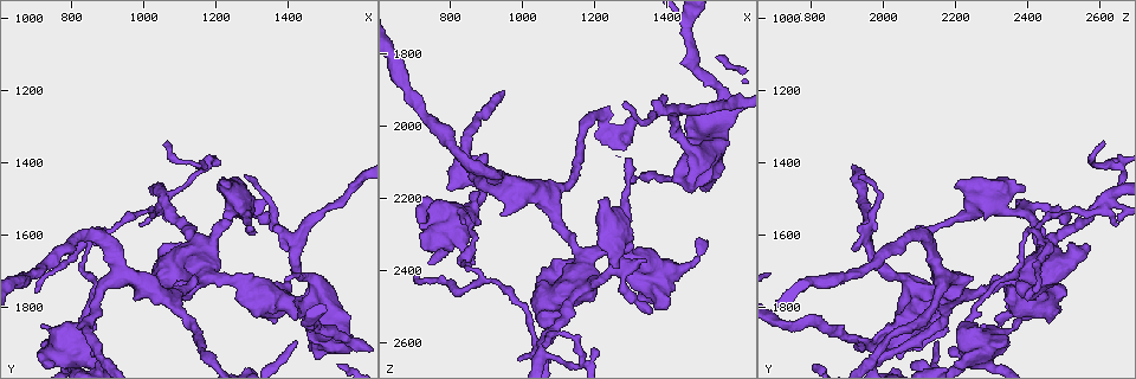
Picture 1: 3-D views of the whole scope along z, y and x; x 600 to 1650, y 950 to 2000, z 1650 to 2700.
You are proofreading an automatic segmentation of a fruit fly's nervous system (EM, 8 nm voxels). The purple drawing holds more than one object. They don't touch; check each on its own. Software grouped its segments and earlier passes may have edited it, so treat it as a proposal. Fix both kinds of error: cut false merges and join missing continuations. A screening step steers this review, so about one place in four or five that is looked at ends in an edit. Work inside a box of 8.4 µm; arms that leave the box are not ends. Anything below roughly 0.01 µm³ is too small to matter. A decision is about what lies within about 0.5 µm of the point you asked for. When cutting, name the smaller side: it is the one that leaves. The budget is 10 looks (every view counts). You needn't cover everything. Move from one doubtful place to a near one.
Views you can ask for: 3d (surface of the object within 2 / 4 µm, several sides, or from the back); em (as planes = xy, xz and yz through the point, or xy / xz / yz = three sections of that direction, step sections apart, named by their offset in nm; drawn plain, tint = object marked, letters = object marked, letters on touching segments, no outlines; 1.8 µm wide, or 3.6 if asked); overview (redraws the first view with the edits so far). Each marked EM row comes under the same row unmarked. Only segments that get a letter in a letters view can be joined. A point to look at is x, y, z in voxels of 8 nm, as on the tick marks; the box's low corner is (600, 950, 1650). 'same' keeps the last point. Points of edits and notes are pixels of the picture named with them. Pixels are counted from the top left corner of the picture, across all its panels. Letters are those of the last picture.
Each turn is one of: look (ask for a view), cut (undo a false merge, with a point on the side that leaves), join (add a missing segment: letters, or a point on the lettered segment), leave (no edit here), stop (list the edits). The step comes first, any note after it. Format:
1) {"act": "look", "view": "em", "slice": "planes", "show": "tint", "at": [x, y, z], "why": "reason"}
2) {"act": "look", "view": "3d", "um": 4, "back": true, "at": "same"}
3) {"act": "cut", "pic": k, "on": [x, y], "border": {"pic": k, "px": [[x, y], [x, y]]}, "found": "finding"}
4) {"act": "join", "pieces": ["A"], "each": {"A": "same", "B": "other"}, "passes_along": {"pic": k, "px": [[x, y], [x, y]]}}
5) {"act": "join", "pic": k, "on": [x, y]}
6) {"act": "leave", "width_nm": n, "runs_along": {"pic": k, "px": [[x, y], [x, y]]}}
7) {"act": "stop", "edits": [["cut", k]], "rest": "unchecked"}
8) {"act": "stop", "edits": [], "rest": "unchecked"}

{"act": "look", "view": "em", "slice": "xy", "step": 16, "show": "tint", "at": [1570, 1900, 1955], "why": "arms part here"}

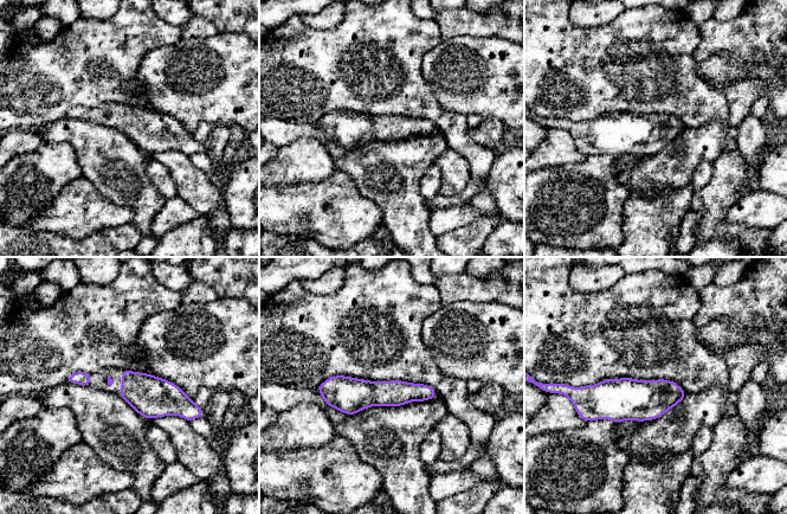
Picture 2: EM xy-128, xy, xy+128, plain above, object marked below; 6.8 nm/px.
{"act": "look", "view": "em", "slice": "planes", "show": "tint", "at": "same", "why": "another direction"}

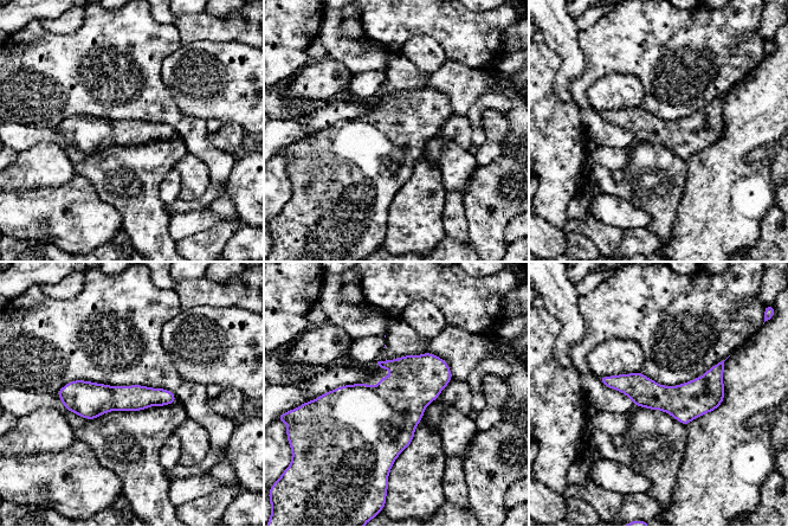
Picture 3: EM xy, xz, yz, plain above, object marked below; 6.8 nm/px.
{"act": "look", "view": "em", "slice": "planes", "show": "letters", "at": "same", "why": "what lies round it"}

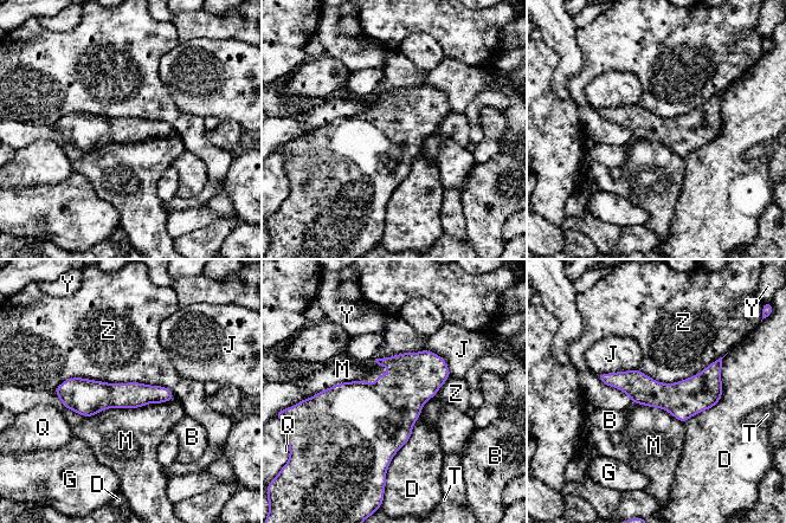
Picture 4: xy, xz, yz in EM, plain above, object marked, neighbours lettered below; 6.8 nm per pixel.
{"act": "leave", "each": {"B": "other", "D": "other", "G": "other", "J": "other", "M": "other", "Q": "other", "T": "other", "Y": "other", "Z": "other"}, "runs_along": {"pic": 4, "px": [[719, 362], [690, 392], [601, 376]]}, "found": "all the same neuron"}

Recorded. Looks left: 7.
{"act": "look", "view": "em", "slice": "xy", "step": 16, "show": "tint", "at": [1290, 1585, 2095], "why": "branch stops here"}

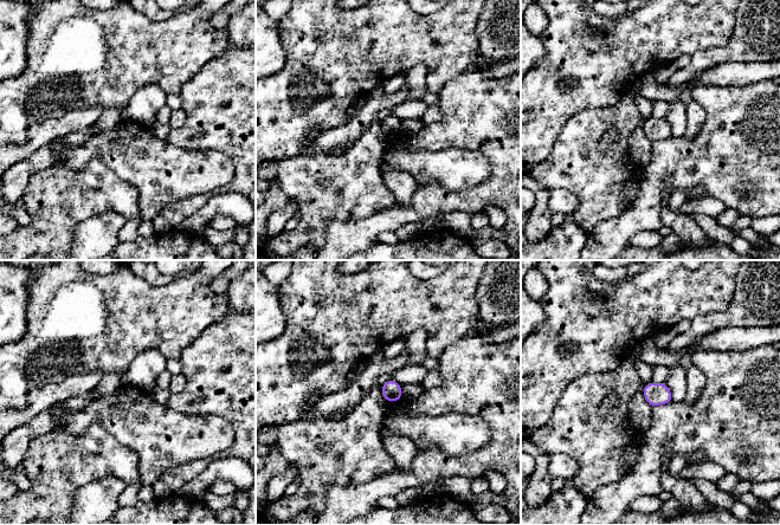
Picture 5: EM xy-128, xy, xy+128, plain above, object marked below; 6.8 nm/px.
{"act": "look", "view": "em", "slice": "planes", "show": "letters", "at": "same"}

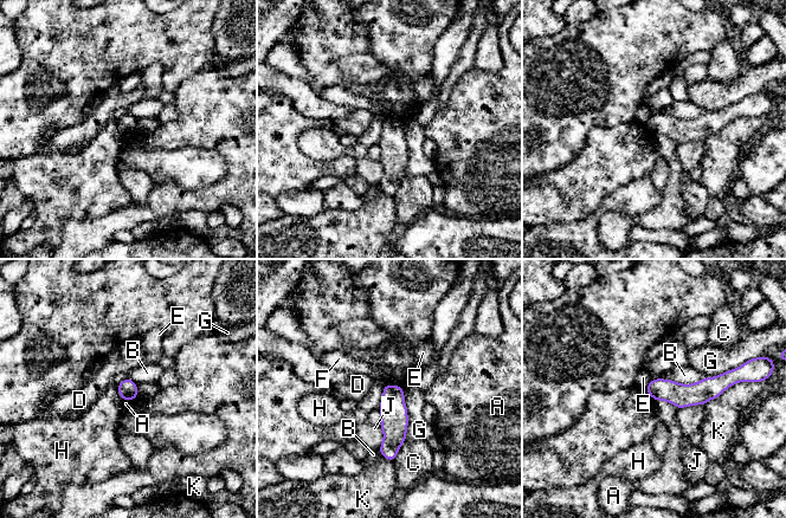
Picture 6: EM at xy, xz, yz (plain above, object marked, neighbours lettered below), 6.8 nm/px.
{"act": "leave", "each": {"A": "other", "B": "other", "C": "other", "D": "other", "E": "other", "F": "other", "G": "other", "H": "other", "J": "other", "K": "other"}, "border": {"pic": 6, "px": [[385, 384], [378, 408]]}, "found": "none of them fits"}

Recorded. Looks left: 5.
{"act": "look", "view": "em", "slice": "xy", "step": 8, "show": "tint", "at": [1065, 1500, 2635]}

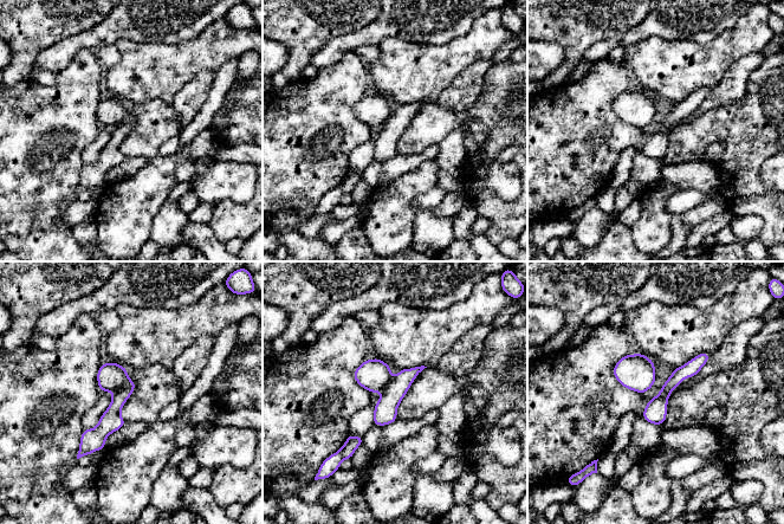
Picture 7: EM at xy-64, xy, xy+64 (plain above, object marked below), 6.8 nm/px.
{"act": "look", "view": "em", "slice": "planes", "show": "letters", "at": "same", "why": "another direction"}

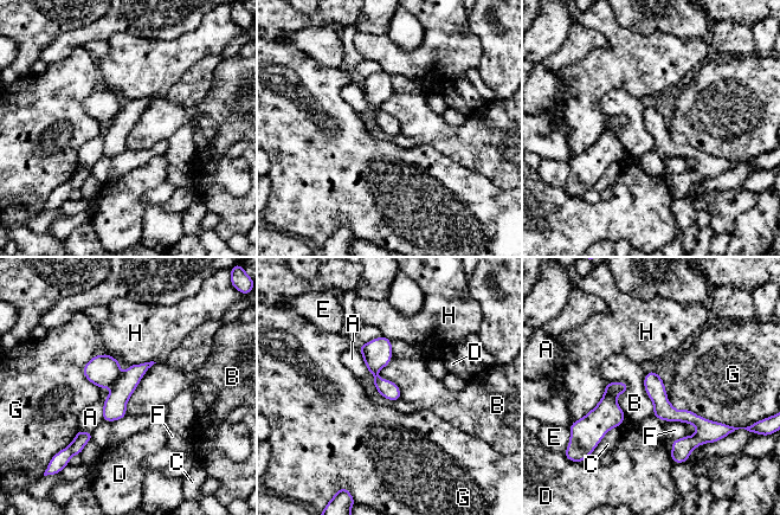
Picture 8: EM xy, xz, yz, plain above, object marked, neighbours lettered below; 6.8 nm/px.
{"act": "cut", "pic": 8, "on": [114, 409], "width_nm": 120, "each": {"A": "other", "B": "other", "C": "other", "D": "other", "E": "other", "F": "other", "G": "other", "H": "other"}, "part_leaving": {"pic": 8, "px": [[651, 374], [659, 400], [698, 425], [679, 456]]}, "found": "a second neuron is stuck on"}

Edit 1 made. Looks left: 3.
{"act": "stop", "edits": [["cut", 8]], "rest": "unchecked"}

